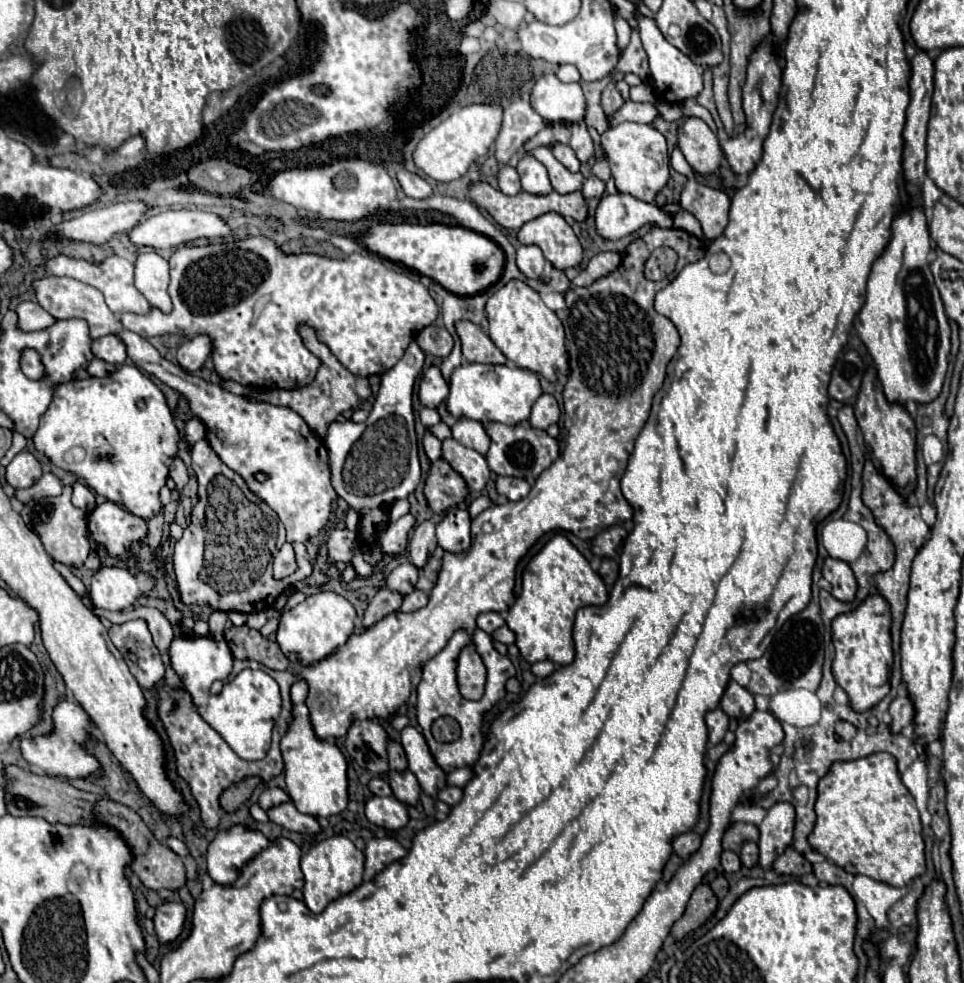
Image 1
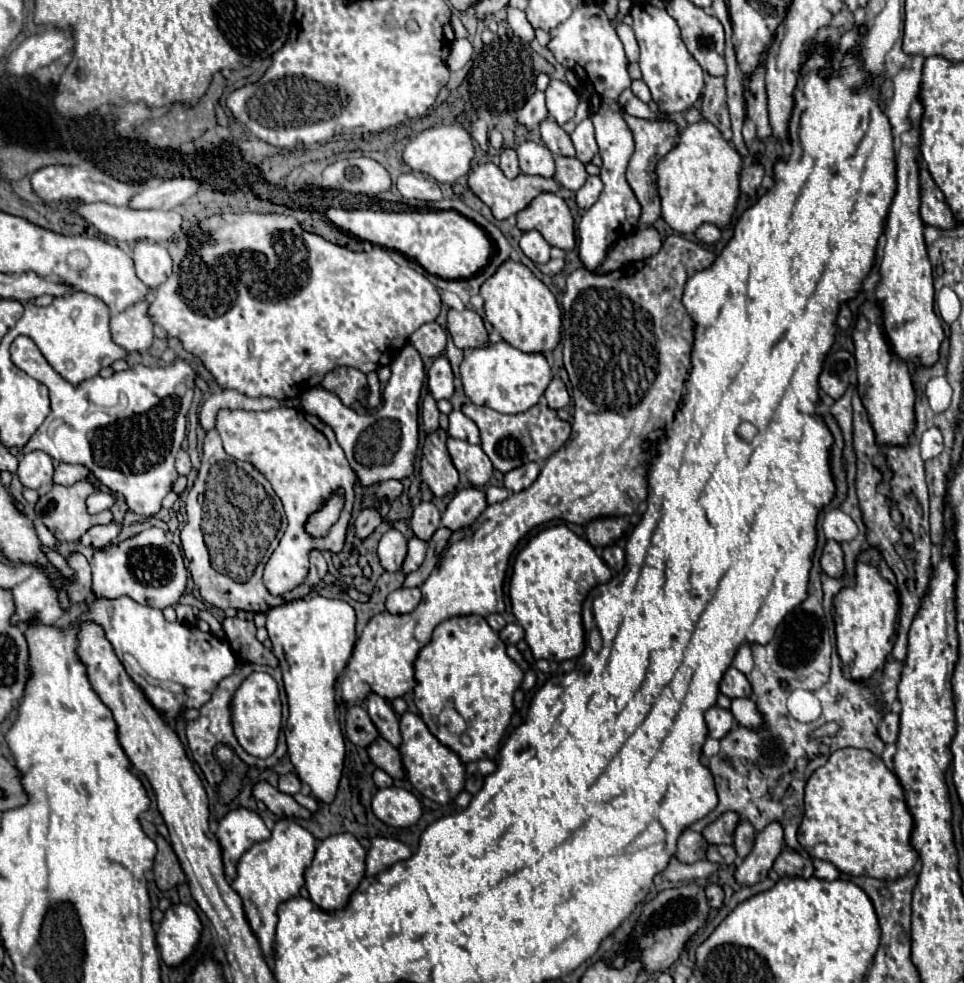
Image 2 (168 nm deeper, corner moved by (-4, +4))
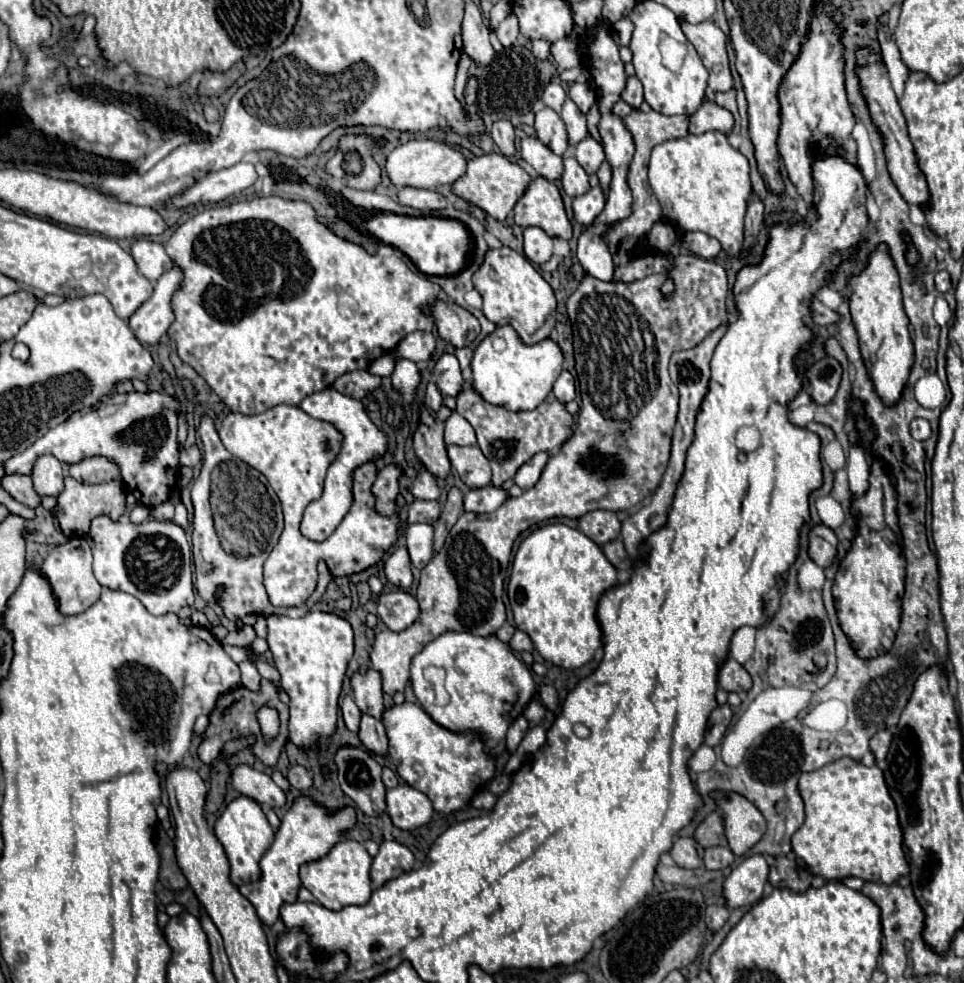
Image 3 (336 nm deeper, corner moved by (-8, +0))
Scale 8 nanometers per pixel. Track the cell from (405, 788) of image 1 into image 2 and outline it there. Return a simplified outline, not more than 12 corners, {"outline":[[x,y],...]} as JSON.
{"outline":[[383,737],[367,751],[393,779],[405,779],[399,751]]}

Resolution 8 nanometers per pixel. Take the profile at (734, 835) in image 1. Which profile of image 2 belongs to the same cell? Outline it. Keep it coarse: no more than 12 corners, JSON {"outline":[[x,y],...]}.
{"outline":[[727,811],[703,837],[715,845],[733,845],[741,817]]}

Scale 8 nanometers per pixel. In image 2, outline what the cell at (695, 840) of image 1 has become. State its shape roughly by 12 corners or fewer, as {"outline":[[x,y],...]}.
{"outline":[[685,829],[675,857],[695,863],[705,857],[709,843],[701,833]]}

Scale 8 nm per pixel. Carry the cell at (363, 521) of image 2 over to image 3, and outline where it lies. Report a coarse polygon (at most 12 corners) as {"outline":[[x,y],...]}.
{"outline":[[391,463],[373,485],[377,509],[395,511],[401,467]]}

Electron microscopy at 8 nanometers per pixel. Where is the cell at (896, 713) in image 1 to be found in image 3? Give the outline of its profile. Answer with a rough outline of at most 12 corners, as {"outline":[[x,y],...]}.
{"outline":[[887,729],[873,735],[869,747],[877,761],[885,759],[891,743]]}

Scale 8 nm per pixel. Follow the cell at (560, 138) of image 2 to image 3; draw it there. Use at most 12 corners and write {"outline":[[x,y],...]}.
{"outline":[[553,109],[537,111],[541,143],[557,155],[569,147],[565,123]]}

